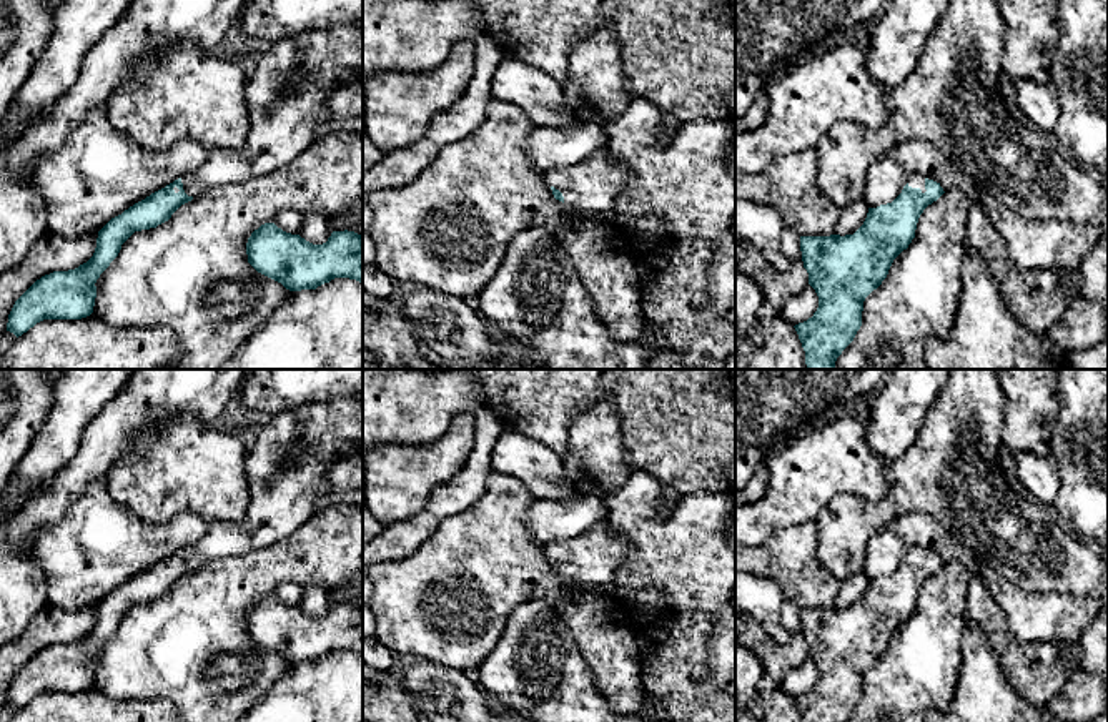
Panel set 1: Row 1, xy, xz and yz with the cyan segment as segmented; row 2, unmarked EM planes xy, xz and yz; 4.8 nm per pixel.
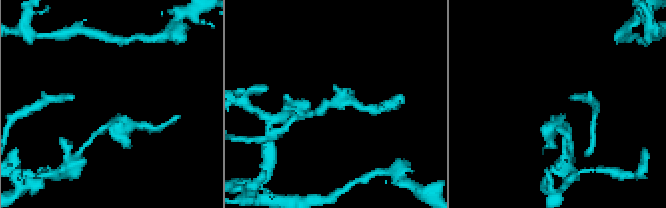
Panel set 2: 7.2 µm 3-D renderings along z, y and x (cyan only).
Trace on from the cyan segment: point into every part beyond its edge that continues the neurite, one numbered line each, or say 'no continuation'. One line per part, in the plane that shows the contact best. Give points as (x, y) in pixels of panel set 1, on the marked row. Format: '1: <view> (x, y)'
1: xy (286, 93)

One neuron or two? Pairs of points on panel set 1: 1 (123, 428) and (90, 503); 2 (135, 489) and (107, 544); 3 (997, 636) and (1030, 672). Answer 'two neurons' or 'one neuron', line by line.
1: two neurons
2: two neurons
3: one neuron

